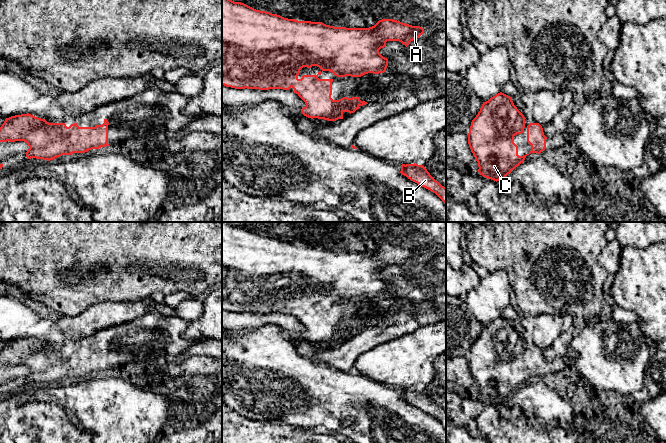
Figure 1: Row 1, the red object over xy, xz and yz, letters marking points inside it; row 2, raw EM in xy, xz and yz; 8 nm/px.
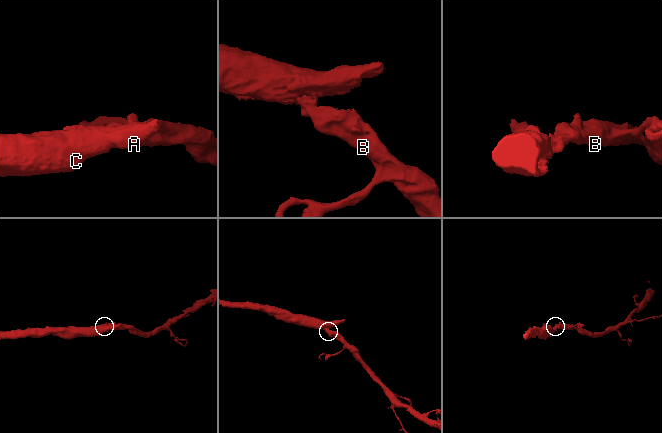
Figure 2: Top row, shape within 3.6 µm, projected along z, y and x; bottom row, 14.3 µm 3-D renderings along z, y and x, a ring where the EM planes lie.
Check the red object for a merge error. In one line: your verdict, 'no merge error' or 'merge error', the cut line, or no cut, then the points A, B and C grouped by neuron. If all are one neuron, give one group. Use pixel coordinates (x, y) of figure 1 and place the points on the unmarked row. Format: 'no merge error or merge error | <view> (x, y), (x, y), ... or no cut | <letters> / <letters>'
no merge error | no cut | A B C

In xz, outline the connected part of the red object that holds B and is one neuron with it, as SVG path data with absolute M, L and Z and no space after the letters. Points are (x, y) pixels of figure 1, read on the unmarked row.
M402 388L400 397L411 405L435 417L446 428L446 411L436 405L423 389Z

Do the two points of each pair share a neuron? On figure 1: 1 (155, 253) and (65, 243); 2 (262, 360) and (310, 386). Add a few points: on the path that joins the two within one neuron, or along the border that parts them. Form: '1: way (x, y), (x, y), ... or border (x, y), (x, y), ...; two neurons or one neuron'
1: way (133, 246), (87, 246); one neuron
2: way (274, 368), (298, 379); one neuron

